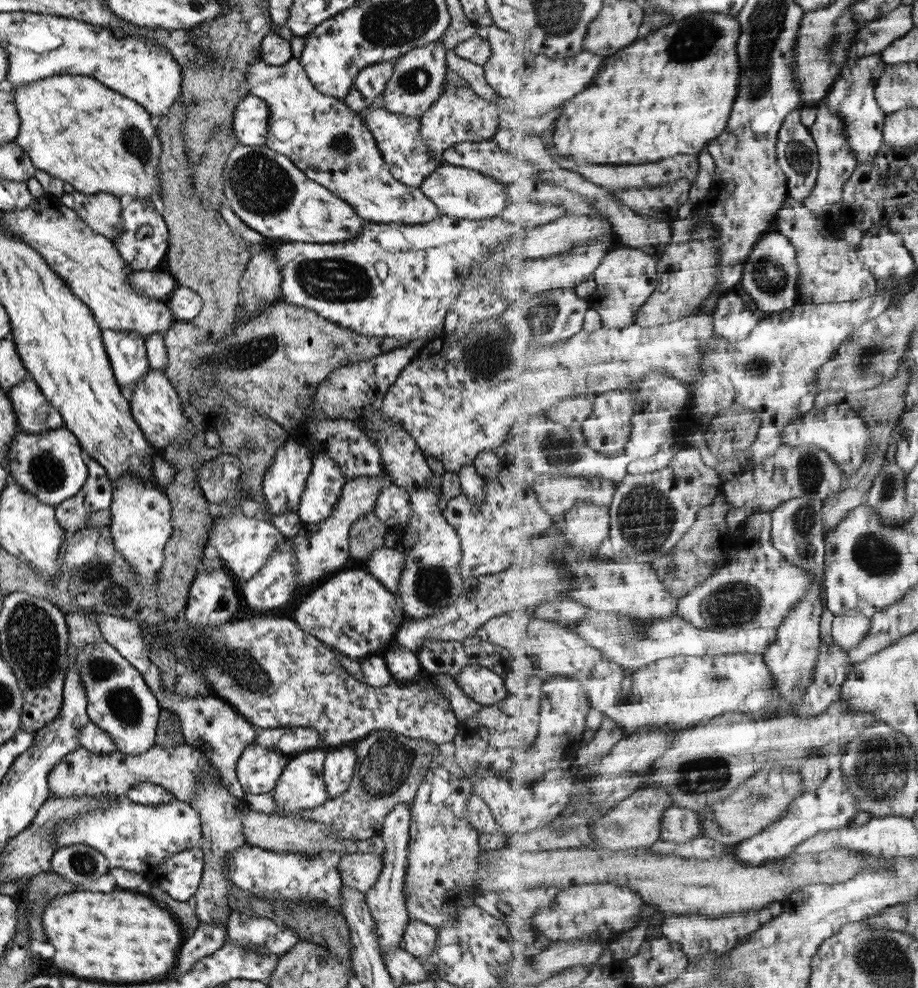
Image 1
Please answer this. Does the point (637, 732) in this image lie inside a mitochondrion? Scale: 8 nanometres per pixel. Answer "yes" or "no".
no

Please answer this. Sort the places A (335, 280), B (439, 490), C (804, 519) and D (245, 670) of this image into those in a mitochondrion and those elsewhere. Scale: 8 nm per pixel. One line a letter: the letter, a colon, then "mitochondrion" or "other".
A: mitochondrion
B: other
C: mitochondrion
D: mitochondrion

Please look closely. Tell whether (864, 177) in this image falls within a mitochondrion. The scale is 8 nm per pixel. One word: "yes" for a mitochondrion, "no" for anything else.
no

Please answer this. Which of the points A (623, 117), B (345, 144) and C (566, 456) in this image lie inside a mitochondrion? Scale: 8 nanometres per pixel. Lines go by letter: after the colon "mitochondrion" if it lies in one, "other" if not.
A: other
B: mitochondrion
C: mitochondrion

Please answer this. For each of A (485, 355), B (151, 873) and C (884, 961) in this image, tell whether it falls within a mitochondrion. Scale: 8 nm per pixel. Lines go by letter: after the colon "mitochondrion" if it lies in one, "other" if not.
A: mitochondrion
B: other
C: mitochondrion

